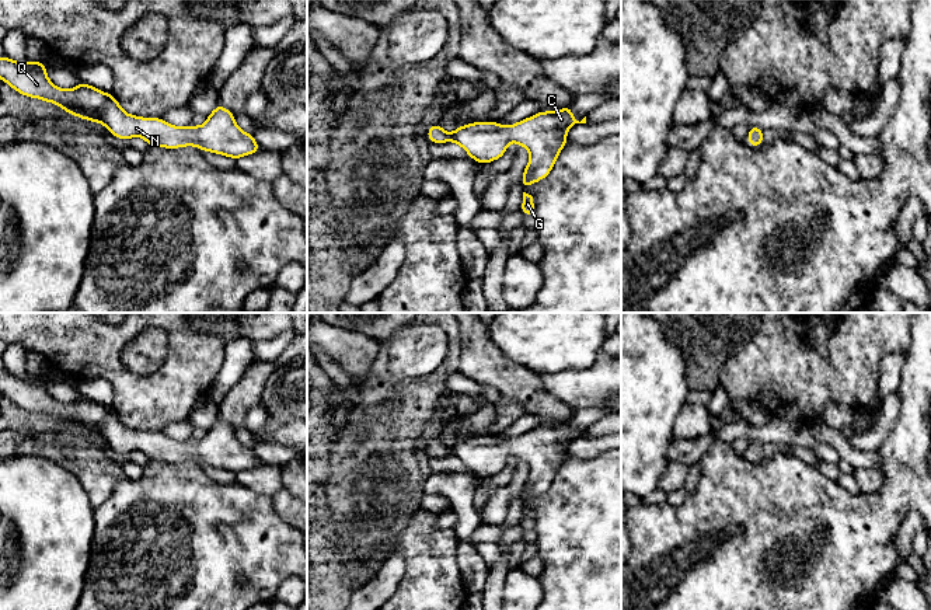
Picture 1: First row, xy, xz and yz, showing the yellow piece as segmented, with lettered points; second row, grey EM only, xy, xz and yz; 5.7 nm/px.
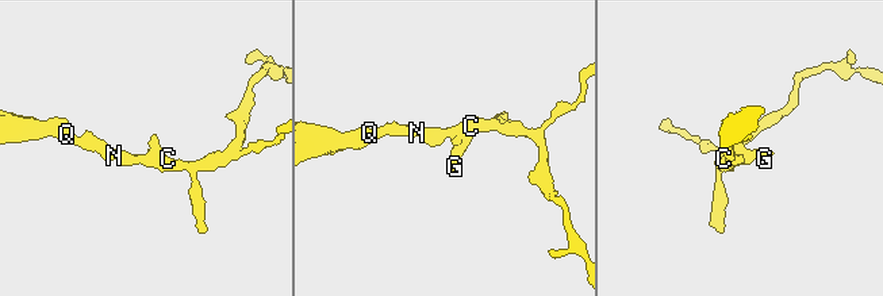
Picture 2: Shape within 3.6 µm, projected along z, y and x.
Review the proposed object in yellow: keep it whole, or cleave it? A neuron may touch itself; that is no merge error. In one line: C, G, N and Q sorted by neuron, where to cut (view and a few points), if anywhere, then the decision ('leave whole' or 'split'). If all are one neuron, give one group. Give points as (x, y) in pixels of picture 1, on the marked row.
C G N Q; no cut; leave whole

